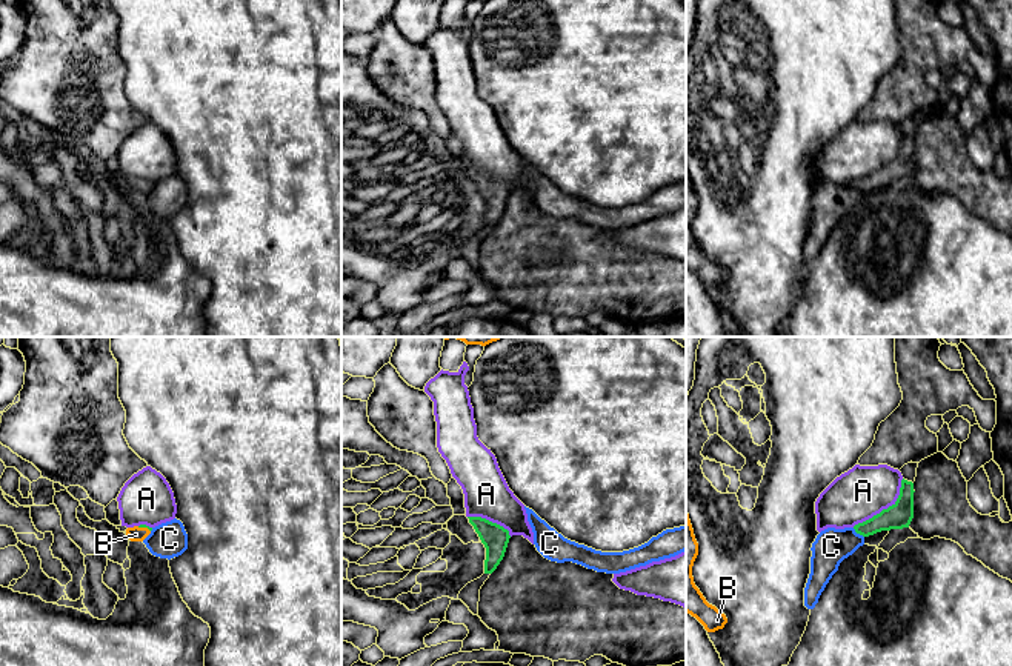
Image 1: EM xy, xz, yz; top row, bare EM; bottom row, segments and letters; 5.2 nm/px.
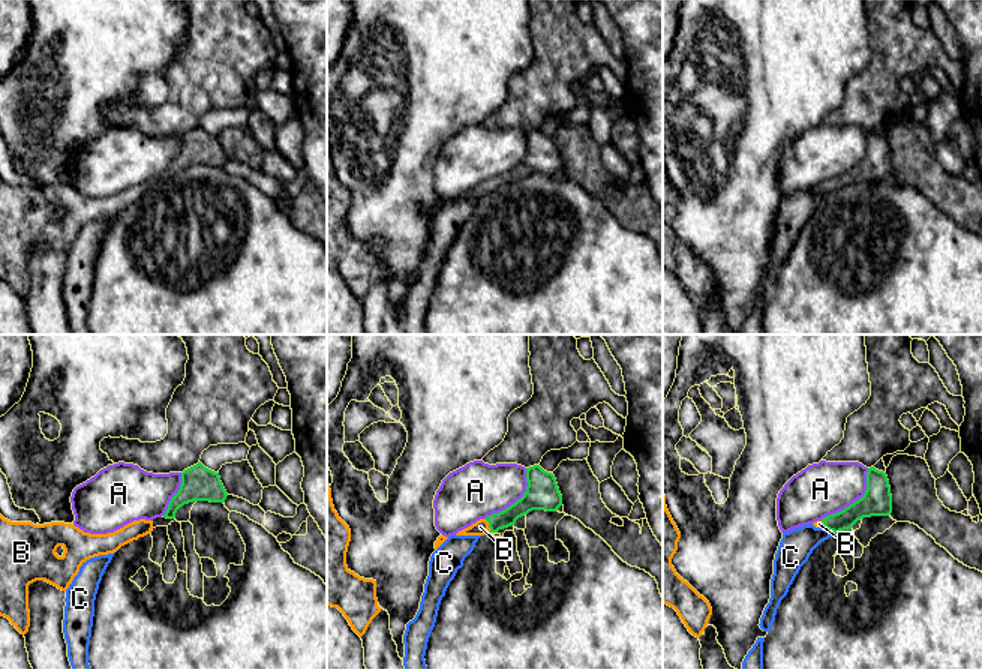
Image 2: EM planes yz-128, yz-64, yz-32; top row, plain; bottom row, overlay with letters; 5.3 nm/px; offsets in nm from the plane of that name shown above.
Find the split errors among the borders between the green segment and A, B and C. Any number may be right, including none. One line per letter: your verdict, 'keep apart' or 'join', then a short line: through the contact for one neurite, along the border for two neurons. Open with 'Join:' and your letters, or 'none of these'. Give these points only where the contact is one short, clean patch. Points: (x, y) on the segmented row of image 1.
Join: B
A: keep apart; line yz (903, 479), (898, 497), (891, 505), (852, 526)
B: join; line xy (140, 525), (143, 526), (136, 534)
C: keep apart; line yz (852, 528), (863, 537)

